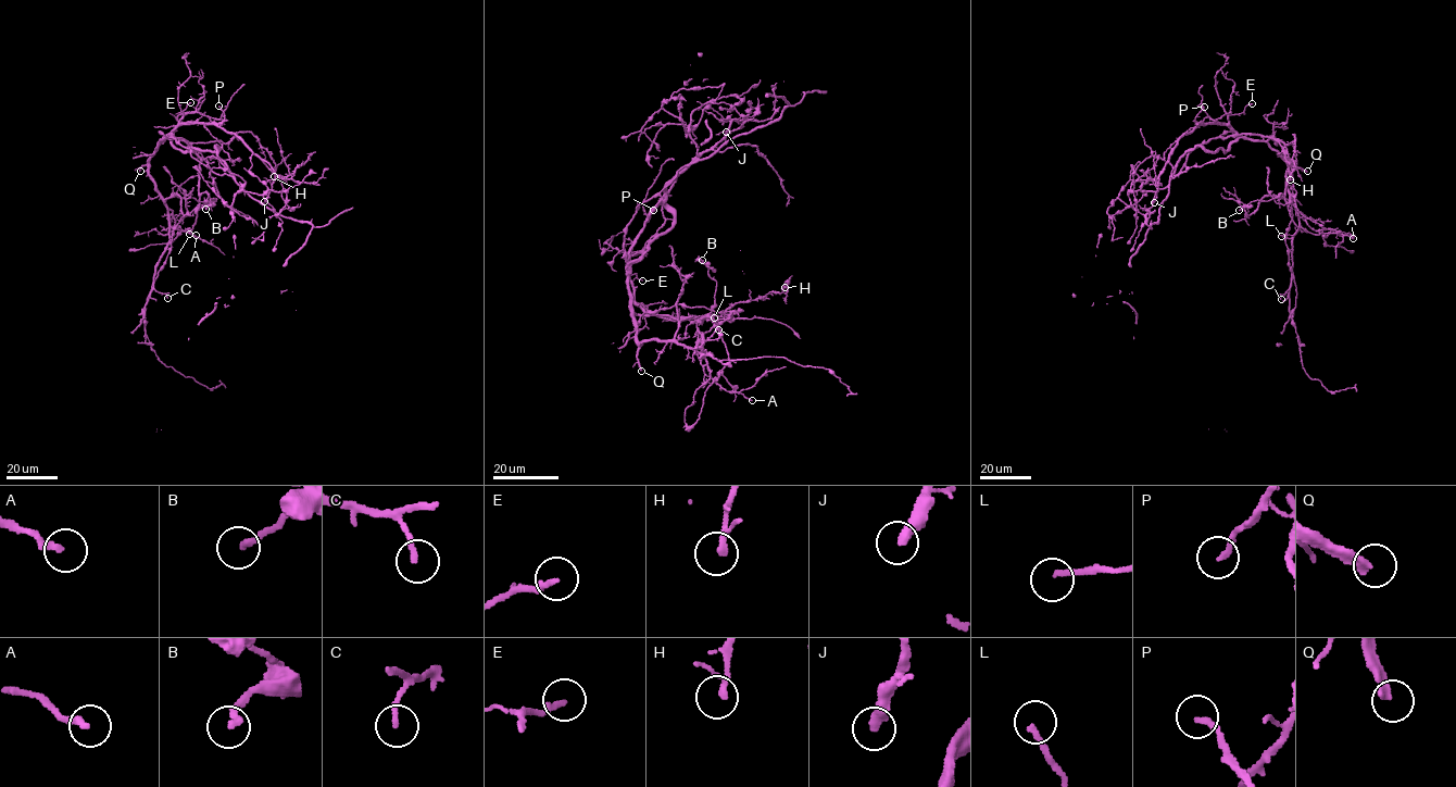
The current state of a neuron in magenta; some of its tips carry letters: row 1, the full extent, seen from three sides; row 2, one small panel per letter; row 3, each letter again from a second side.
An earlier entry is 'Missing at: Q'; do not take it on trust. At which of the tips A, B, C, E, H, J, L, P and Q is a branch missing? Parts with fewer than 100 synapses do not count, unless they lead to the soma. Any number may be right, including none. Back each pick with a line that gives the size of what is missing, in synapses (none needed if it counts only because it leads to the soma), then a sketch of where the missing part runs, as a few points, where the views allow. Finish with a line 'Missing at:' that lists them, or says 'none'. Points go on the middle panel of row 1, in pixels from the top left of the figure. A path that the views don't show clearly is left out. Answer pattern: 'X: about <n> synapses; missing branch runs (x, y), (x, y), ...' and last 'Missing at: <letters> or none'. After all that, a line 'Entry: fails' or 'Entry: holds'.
Q: missing branch runs (641, 371), (679, 411), (670, 421), (659, 417), (651, 427), (643, 425), (635, 411)
Missing at: Q
Entry: holds

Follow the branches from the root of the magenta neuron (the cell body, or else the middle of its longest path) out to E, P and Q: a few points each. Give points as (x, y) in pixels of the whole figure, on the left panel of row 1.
E: (173, 135), (173, 129), (184, 114), (180, 113), (190, 102)
P: (173, 135), (180, 125), (218, 123), (224, 115), (218, 105)
Q: (173, 135), (159, 139), (140, 171)

